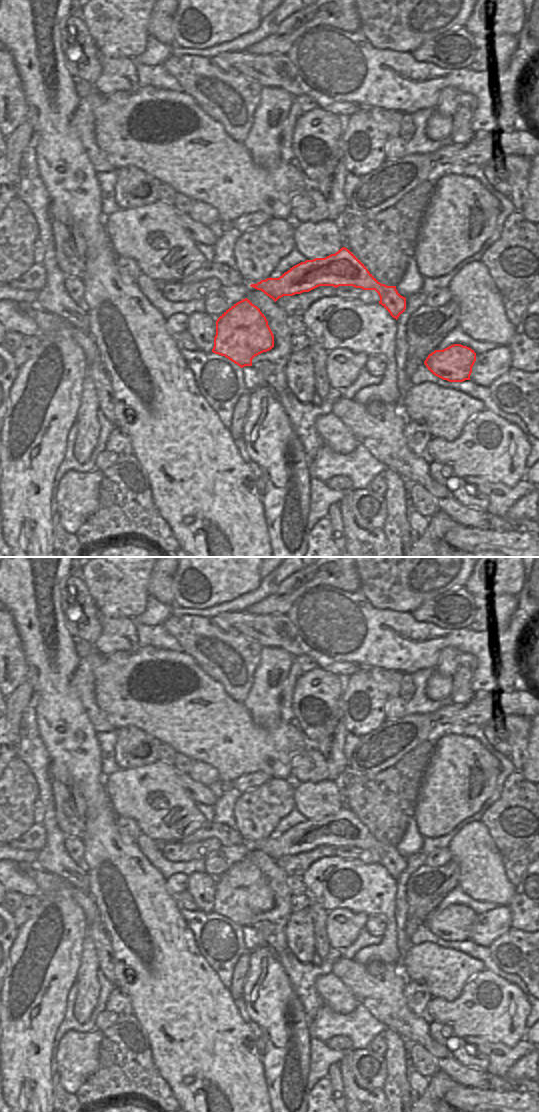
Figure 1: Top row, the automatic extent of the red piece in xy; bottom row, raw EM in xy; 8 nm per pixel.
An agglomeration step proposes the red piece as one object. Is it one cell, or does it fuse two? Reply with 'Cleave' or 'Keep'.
Keep.

